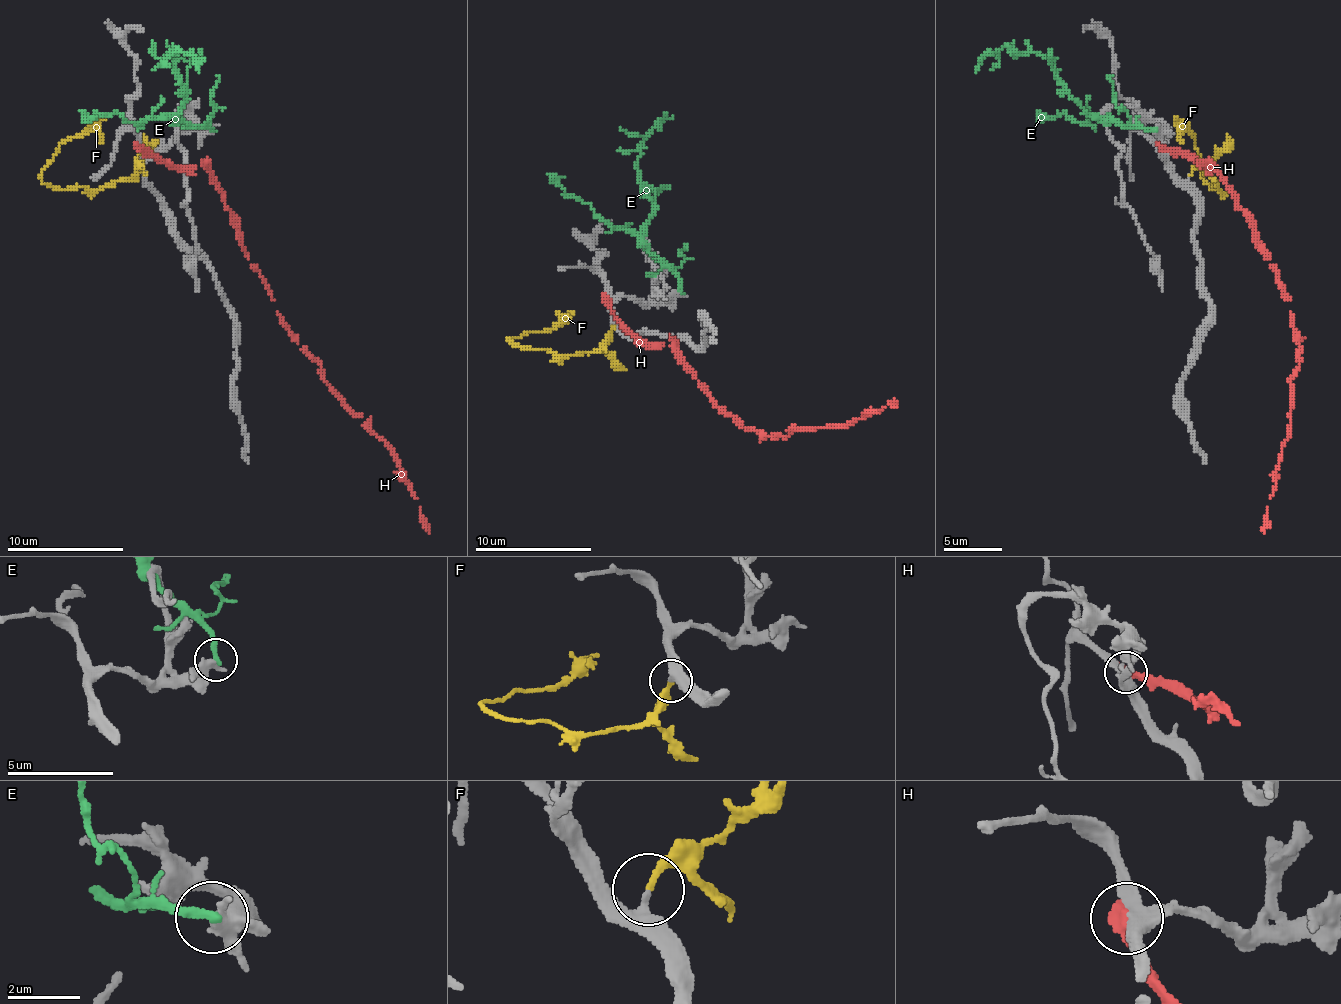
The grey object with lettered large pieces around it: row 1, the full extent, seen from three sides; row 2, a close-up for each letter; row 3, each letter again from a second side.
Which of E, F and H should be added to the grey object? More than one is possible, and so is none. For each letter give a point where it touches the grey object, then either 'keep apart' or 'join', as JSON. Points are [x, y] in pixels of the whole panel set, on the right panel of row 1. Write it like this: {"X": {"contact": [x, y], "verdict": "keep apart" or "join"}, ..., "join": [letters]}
{"E": {"contact": [1154, 130], "verdict": "keep apart"}, "F": {"contact": [1189, 175], "verdict": "join"}, "H": {"contact": [1161, 147], "verdict": "keep apart"}, "join": ["F"]}

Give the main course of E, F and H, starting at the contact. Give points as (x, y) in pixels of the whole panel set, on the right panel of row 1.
E: (1153, 131), (1092, 116), (1054, 66), (1034, 52), (1002, 46), (981, 61), (975, 72)
F: (1188, 174), (1203, 169), (1215, 180), (1218, 189), (1212, 189), (1203, 180), (1191, 134), (1174, 116)
H: (1162, 148), (1177, 148), (1220, 174), (1290, 300), (1299, 364), (1290, 384), (1290, 437), (1279, 457), (1264, 533)

